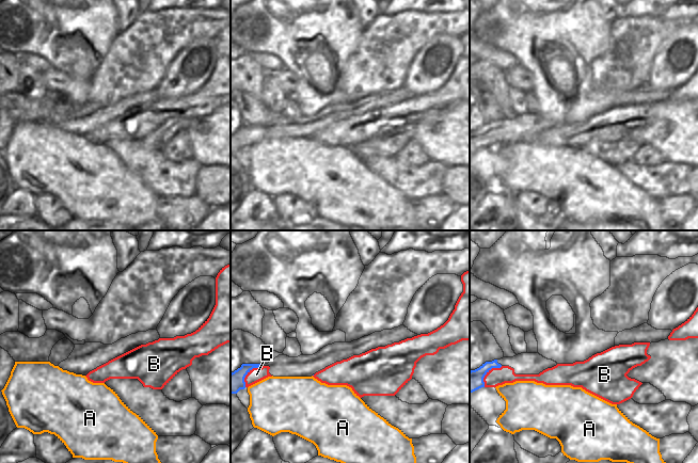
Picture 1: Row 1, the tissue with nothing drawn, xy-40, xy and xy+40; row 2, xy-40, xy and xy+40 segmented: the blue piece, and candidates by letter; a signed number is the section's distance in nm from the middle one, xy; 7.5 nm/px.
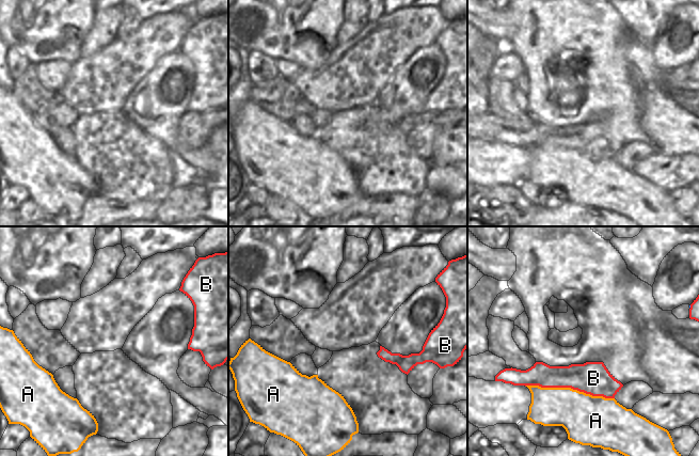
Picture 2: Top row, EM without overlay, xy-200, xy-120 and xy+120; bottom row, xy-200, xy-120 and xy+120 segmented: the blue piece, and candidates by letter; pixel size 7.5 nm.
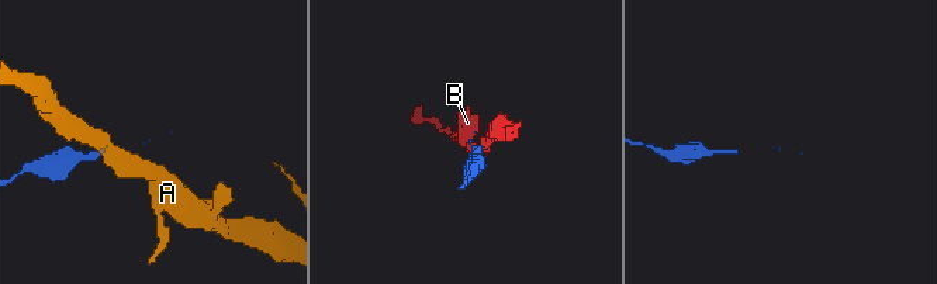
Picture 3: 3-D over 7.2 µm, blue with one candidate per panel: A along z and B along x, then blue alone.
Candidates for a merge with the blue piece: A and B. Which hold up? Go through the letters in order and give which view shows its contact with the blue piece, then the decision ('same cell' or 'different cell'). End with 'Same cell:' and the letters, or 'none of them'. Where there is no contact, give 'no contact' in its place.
A: no contact; different cell
B: contact in xy; different cell
Same cell: none of them

